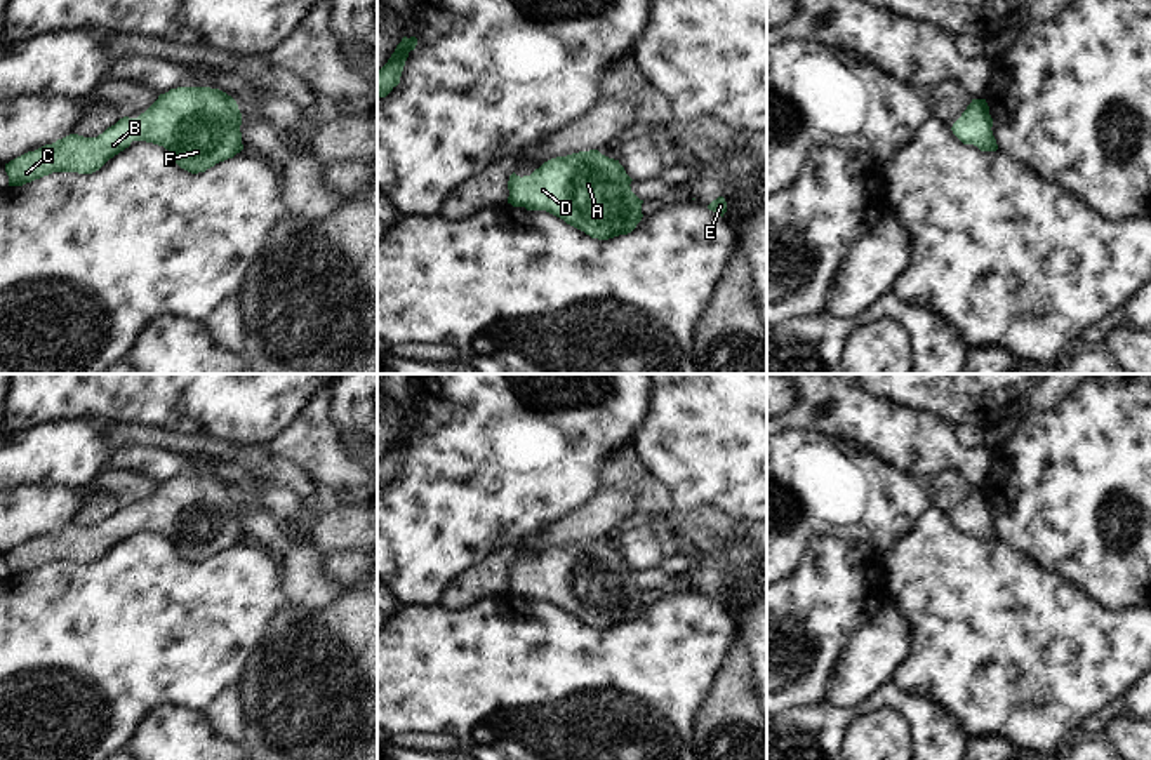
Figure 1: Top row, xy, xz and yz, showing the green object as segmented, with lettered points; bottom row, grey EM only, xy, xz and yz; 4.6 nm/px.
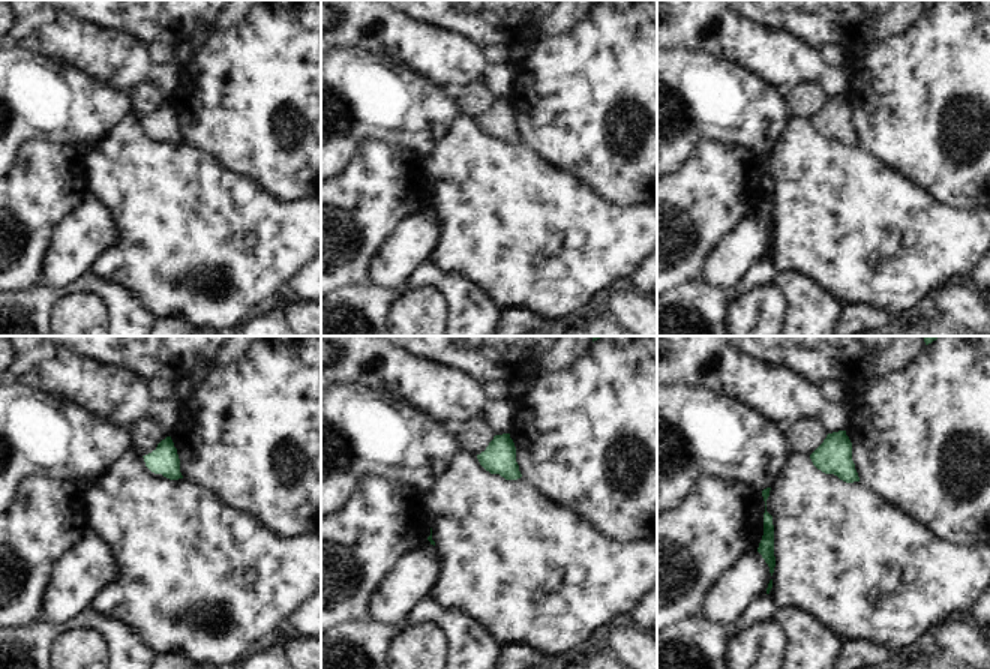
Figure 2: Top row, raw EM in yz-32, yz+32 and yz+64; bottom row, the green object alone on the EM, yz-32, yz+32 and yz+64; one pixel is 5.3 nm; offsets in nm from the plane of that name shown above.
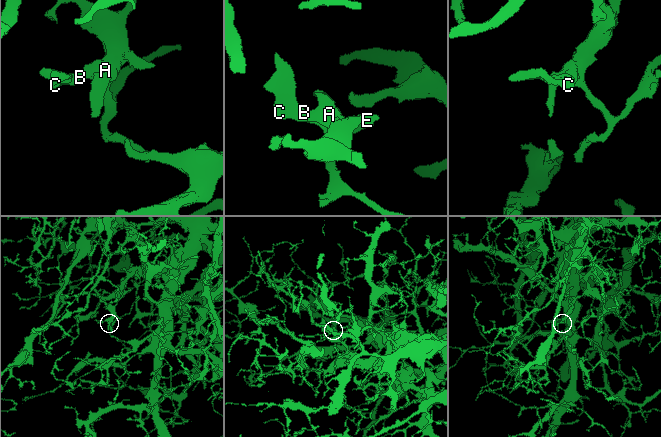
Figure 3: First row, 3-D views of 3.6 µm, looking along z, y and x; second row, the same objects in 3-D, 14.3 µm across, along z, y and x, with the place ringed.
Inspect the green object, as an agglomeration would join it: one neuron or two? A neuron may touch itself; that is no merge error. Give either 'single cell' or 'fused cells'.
single cell

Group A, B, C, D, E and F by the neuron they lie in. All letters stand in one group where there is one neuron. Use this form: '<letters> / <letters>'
A B C D E F

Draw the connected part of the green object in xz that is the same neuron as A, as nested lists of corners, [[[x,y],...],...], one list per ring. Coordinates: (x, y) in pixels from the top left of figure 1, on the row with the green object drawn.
[[[598,150],[544,162],[530,176],[508,181],[508,203],[546,210],[591,238],[609,240],[631,233],[642,221],[642,203],[619,160]]]

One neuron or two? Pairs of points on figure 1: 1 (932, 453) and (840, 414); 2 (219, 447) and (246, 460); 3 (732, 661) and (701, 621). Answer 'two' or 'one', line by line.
1: one
2: one
3: two

